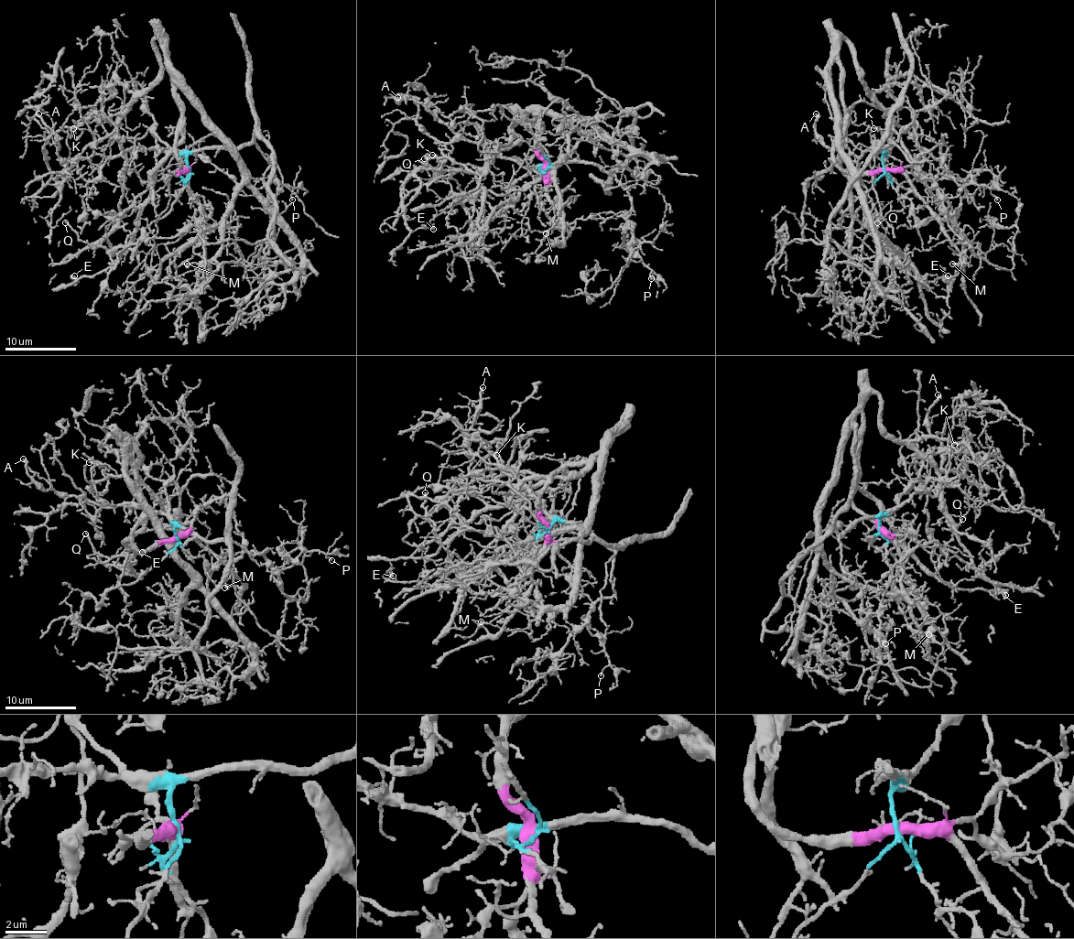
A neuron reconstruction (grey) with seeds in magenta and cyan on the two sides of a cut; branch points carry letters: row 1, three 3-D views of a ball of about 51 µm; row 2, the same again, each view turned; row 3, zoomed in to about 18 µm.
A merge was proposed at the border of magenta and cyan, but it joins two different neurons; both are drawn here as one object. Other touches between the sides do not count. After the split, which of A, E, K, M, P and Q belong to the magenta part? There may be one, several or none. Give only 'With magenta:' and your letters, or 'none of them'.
With magenta: E, K, M, Q

